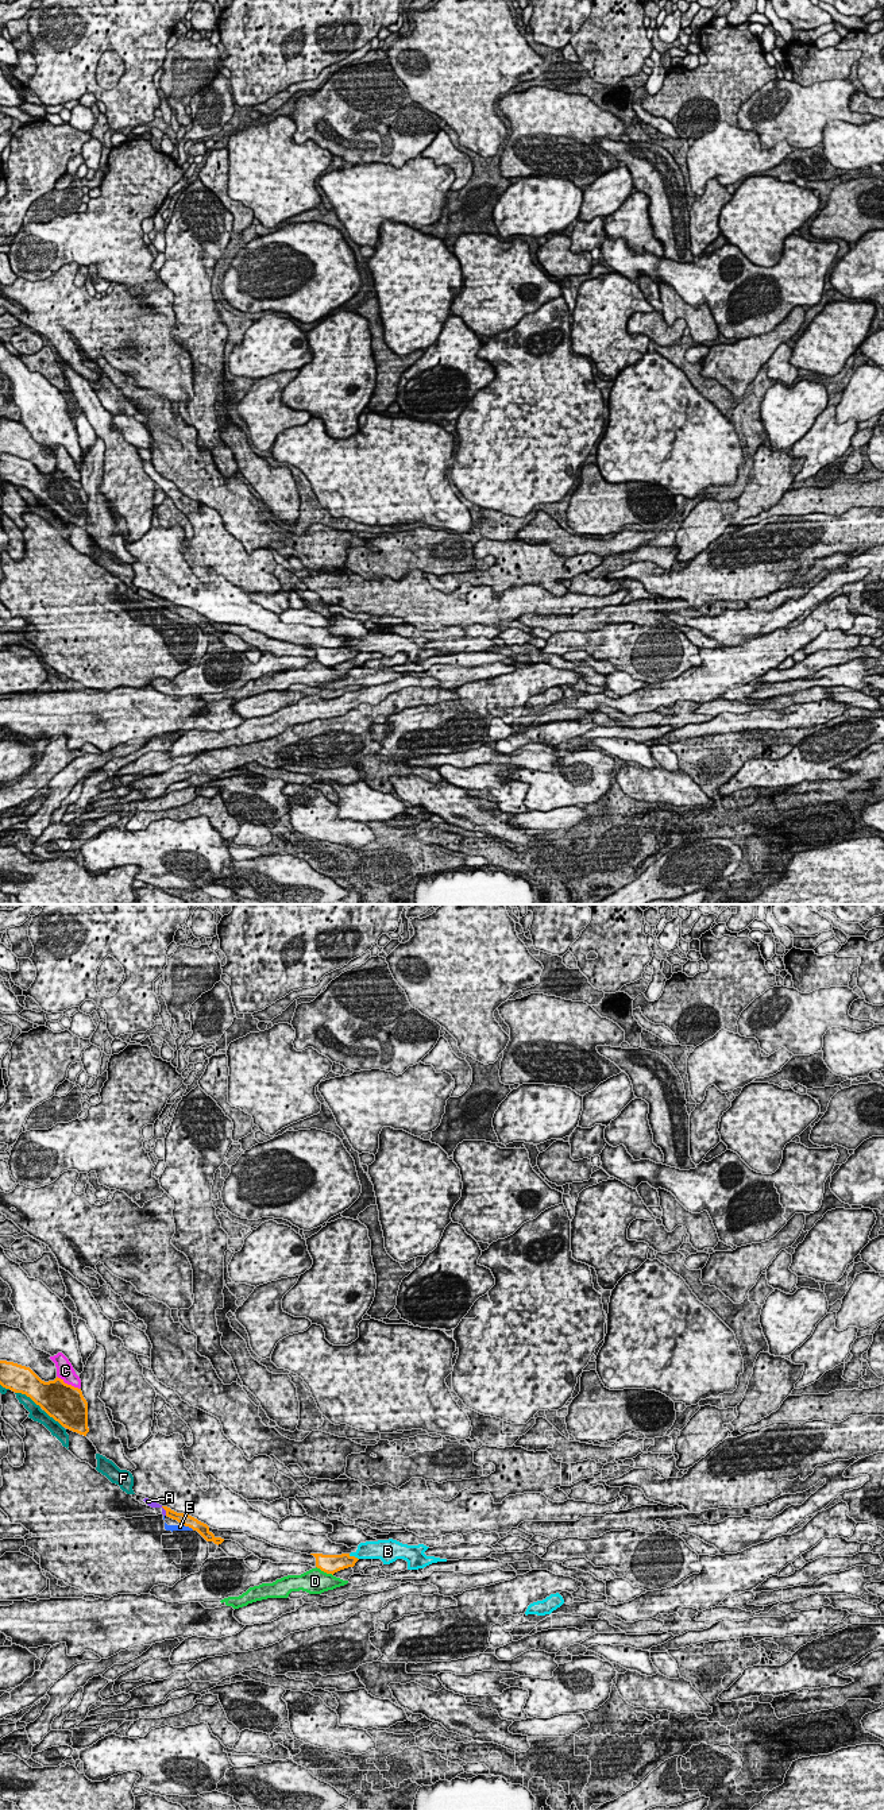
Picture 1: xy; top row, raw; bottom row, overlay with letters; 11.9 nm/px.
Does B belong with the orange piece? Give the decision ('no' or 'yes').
no

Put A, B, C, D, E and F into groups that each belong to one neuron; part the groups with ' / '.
A F / B / C / D / E

